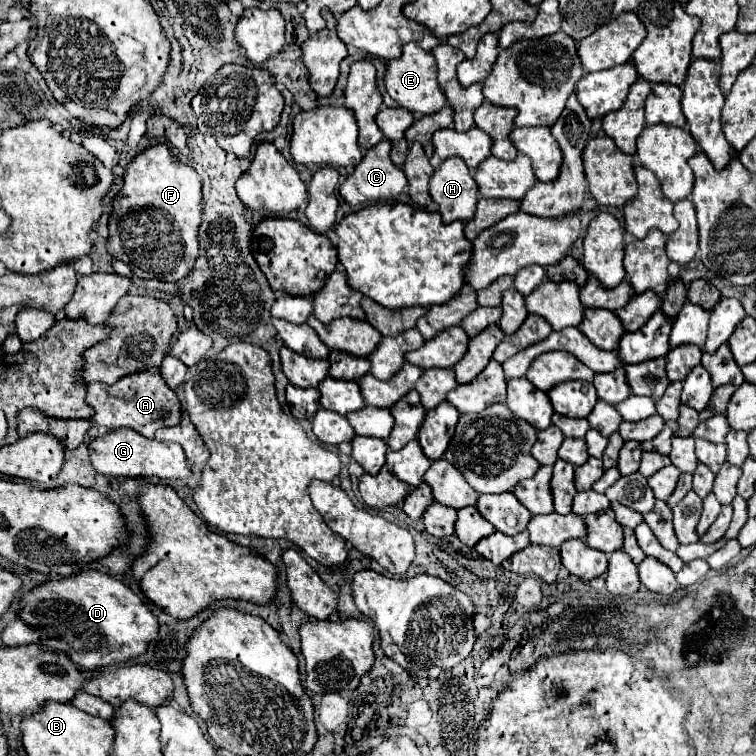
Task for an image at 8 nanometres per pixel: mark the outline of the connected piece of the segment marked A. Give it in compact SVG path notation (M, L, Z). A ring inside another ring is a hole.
M144 369L140 373L132 373L128 377L122 377L114 385L104 383L92 383L88 385L86 403L94 407L92 421L106 429L118 429L118 427L130 427L138 431L140 435L152 439L154 431L160 427L174 427L180 423L182 407L172 389L168 389L160 369Z

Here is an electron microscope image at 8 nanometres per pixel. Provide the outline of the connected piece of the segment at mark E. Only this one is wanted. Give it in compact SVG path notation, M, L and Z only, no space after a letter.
M406 43L402 49L402 55L398 59L388 61L386 65L386 73L384 73L384 85L388 95L404 109L408 109L410 113L422 117L422 115L430 115L440 111L446 105L446 97L438 87L436 81L436 61L432 57L432 53L420 49L416 43Z

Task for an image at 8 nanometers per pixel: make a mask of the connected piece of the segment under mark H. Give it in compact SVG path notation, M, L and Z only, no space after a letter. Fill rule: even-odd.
M450 157L450 159L442 161L442 165L432 173L430 197L438 205L438 213L442 215L444 223L452 223L456 219L460 219L460 221L472 219L472 215L476 213L476 203L478 203L478 187L474 183L466 163L460 157Z

